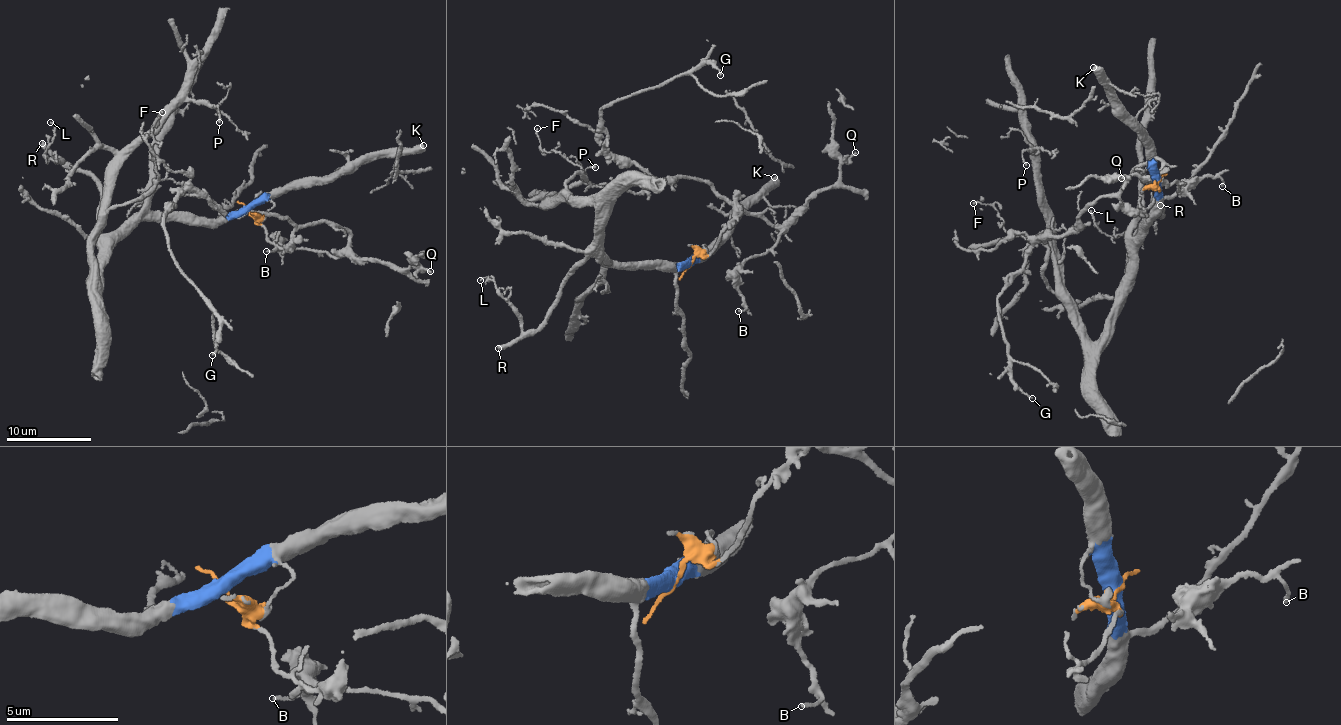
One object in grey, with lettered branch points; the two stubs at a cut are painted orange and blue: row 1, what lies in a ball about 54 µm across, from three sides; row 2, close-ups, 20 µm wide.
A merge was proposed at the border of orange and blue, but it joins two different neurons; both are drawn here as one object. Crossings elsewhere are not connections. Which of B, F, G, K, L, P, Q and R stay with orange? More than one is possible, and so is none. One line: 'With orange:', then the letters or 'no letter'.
With orange: B, G, Q

